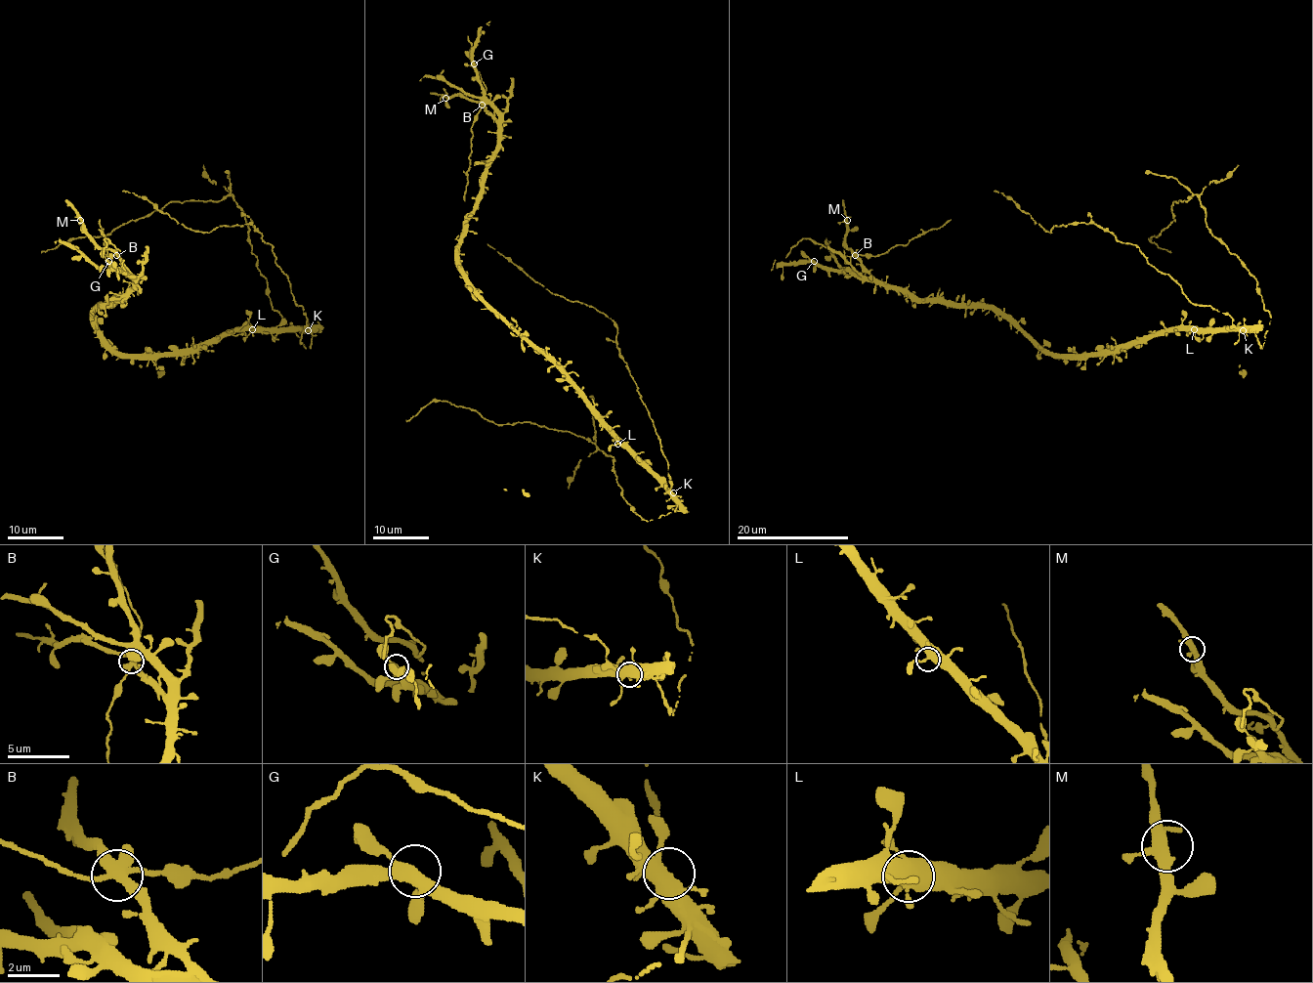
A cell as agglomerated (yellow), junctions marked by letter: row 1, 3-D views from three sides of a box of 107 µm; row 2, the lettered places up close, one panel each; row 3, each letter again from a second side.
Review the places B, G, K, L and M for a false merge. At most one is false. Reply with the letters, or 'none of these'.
none of these

